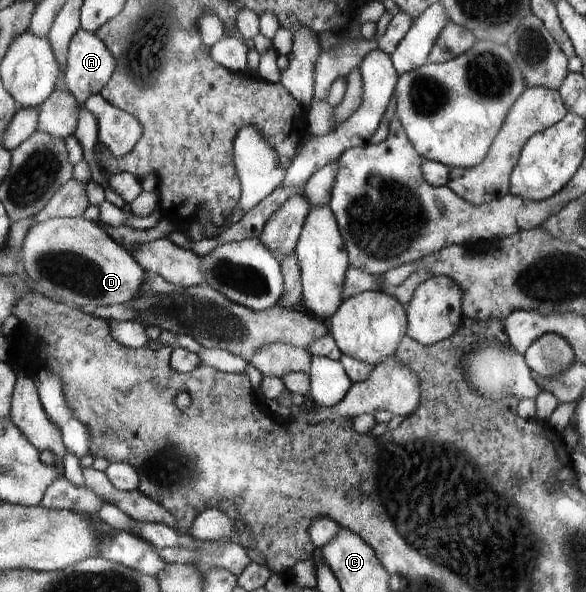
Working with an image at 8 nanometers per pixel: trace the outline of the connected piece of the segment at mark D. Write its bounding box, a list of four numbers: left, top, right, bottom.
[25,216,146,315]

